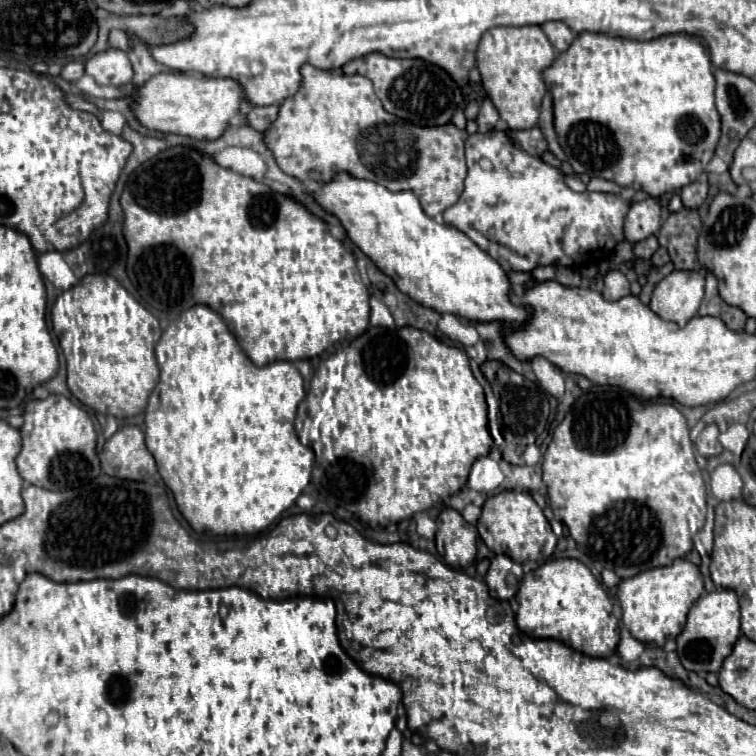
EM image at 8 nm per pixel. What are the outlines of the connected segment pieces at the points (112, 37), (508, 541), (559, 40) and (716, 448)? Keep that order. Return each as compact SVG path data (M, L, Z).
M113 29L109 33L109 47L115 47L115 49L121 49L121 51L127 51L127 35L123 31L117 31Z
M501 491L489 497L483 505L477 529L481 539L493 553L507 555L517 563L545 561L547 557L551 557L557 543L557 537L551 531L551 525L545 519L541 507L533 501L529 493L523 491Z
M547 21L541 25L541 29L545 31L547 39L551 41L551 45L557 49L557 51L565 51L571 41L573 41L573 31L563 23L563 21Z
M707 425L703 429L703 433L697 437L695 447L697 447L697 453L703 455L703 457L719 455L723 451L723 447L719 443L719 429L717 429L717 425Z

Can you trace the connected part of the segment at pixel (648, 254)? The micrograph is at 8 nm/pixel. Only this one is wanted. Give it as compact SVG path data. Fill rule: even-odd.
M651 235L651 237L647 237L647 239L643 239L643 241L639 241L639 243L635 243L635 257L641 257L641 259L651 259L653 257L653 253L657 251L655 249L655 241L657 241L657 237L655 235Z

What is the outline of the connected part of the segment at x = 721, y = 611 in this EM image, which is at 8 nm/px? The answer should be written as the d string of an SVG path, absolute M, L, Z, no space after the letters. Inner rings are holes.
M717 589L713 593L705 593L695 601L689 611L687 623L677 637L677 655L687 671L695 673L717 673L723 659L733 651L735 641L739 639L739 601L735 591L731 589Z

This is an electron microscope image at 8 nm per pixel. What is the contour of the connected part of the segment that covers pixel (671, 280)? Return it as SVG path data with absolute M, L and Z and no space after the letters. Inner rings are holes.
M673 271L661 279L651 295L651 311L663 319L685 325L697 315L703 299L705 279L697 271Z

